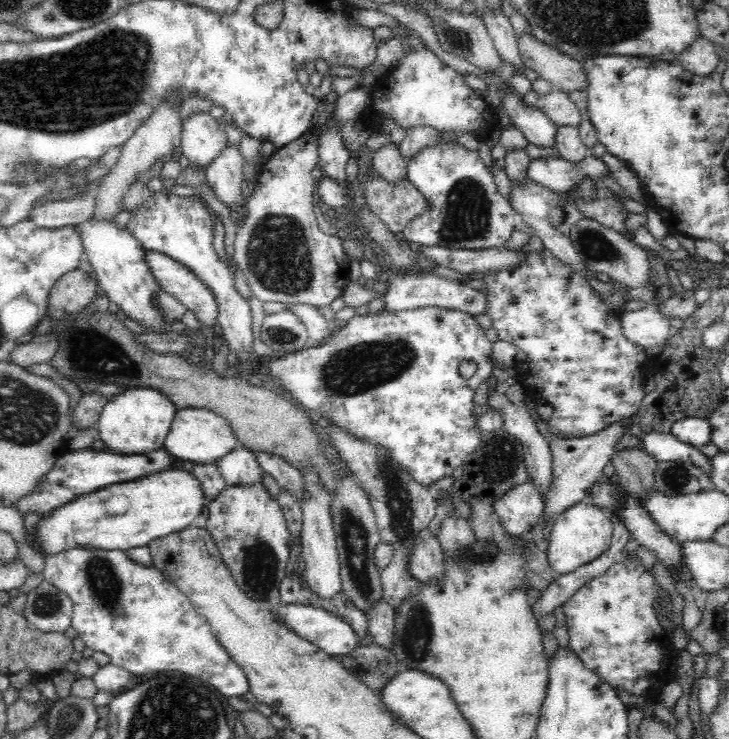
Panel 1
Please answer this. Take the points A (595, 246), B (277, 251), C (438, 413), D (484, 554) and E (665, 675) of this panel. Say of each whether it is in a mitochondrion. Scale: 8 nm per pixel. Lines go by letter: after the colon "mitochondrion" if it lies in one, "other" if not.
A: mitochondrion
B: mitochondrion
C: other
D: mitochondrion
E: other

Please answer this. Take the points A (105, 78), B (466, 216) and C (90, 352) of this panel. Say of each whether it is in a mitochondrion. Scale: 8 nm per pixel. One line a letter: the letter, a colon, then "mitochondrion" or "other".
A: mitochondrion
B: mitochondrion
C: mitochondrion

